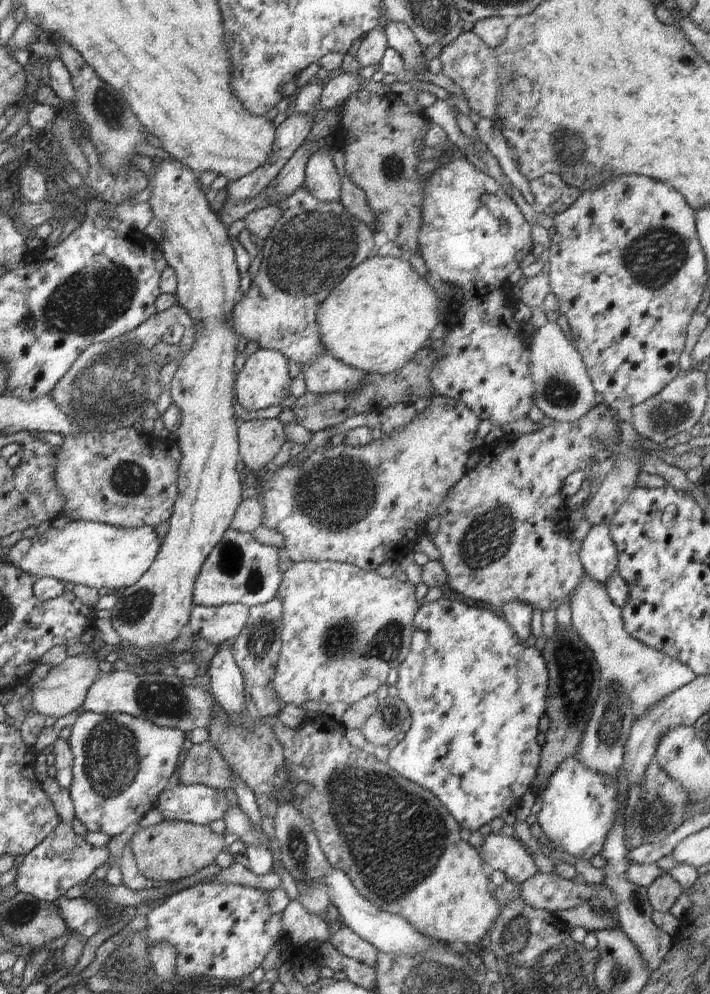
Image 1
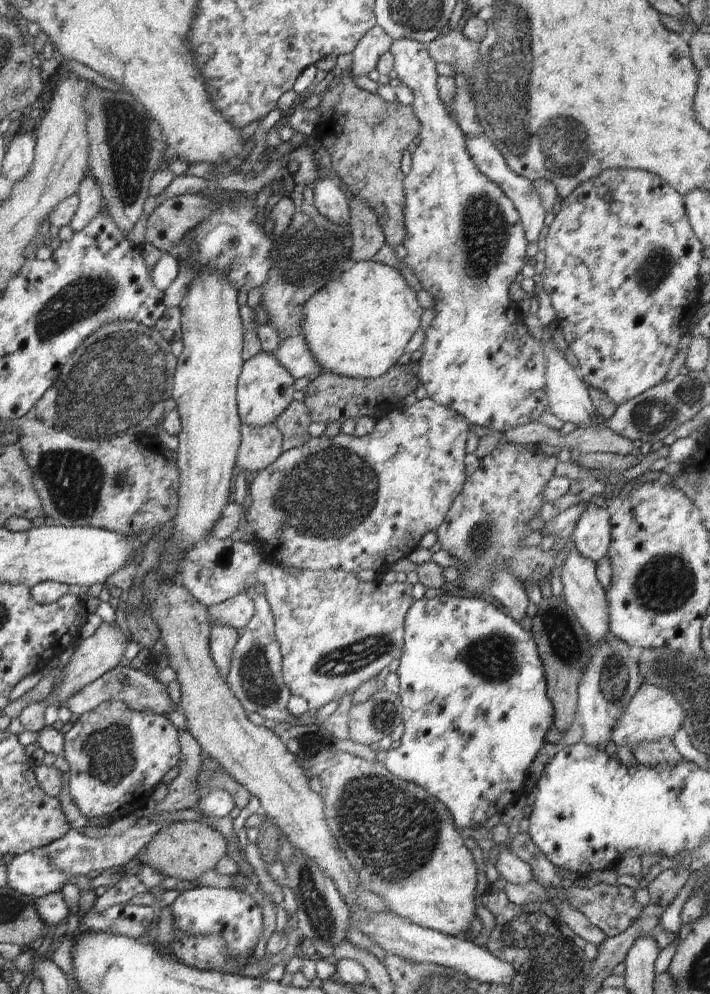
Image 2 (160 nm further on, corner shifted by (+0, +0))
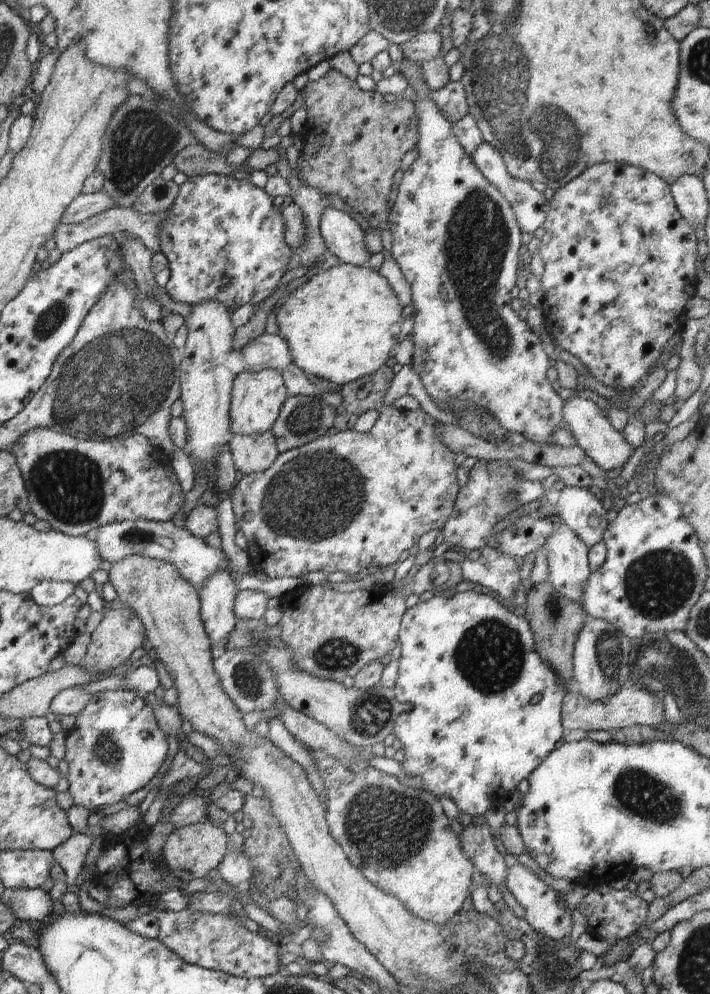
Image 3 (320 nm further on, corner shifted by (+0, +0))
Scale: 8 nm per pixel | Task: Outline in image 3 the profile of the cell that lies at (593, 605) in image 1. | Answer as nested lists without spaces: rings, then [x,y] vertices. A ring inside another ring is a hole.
[[[560,523],[540,550],[546,552],[550,584],[566,598],[581,604],[583,588],[591,571],[586,544],[566,524]]]

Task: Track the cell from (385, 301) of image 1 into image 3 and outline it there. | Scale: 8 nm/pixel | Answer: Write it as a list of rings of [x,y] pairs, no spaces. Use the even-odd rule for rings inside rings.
[[[342,263],[310,274],[305,284],[291,292],[284,302],[280,300],[274,321],[280,336],[288,343],[293,363],[308,376],[319,376],[341,388],[385,366],[400,334],[403,308],[388,281],[378,271]]]

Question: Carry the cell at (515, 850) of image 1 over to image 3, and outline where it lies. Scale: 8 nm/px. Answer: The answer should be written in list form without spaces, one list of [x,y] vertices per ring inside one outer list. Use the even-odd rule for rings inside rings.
[[[520,862],[507,869],[505,885],[516,899],[520,906],[524,907],[523,919],[530,924],[542,936],[553,941],[562,941],[564,936],[570,936],[572,932],[572,910],[561,905],[558,900],[558,892],[549,887],[539,879],[533,872],[530,872]]]

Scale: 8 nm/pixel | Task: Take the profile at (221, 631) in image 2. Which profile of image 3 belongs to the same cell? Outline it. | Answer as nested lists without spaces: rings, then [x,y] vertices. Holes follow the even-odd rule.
[[[229,570],[214,571],[197,590],[201,602],[201,619],[216,654],[224,651],[227,636],[237,621],[234,603],[237,587]]]

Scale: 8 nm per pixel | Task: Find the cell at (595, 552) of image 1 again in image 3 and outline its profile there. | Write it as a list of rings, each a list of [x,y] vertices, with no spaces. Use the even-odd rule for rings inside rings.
[[[565,486],[557,501],[556,512],[588,548],[602,540],[609,525],[607,510],[602,507],[595,489]]]

